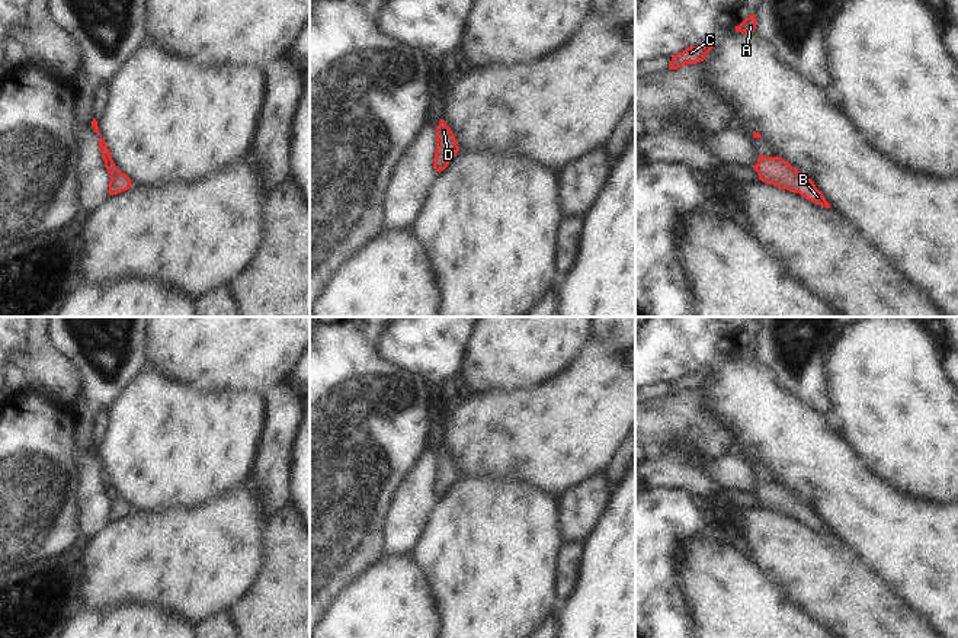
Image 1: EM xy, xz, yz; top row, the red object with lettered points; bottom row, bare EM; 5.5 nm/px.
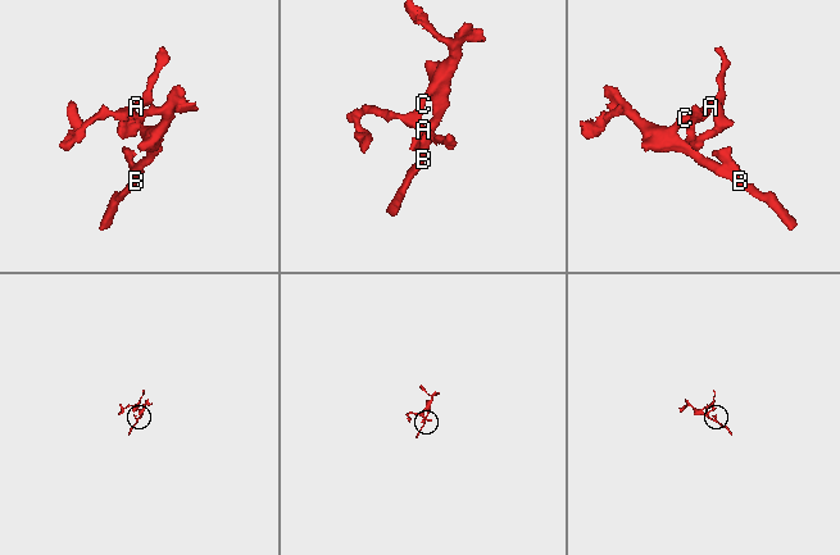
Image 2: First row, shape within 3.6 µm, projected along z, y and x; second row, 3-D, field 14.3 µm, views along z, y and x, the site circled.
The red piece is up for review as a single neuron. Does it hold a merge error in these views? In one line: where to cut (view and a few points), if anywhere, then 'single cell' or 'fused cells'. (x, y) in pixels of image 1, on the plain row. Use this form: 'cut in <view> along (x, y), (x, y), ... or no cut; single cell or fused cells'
no cut; single cell

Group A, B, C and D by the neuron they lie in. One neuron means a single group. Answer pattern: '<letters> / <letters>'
A B C D

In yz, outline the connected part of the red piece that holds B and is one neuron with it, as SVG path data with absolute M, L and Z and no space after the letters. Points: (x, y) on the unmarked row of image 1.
M759 481L757 488L752 493L757 497L759 506L800 519L802 523L817 530L832 533L824 520L816 513L814 507L805 503L782 482Z

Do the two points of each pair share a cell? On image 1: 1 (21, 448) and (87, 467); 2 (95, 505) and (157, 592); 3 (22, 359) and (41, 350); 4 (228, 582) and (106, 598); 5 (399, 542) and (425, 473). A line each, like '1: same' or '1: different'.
1: different
2: different
3: same
4: same
5: same

